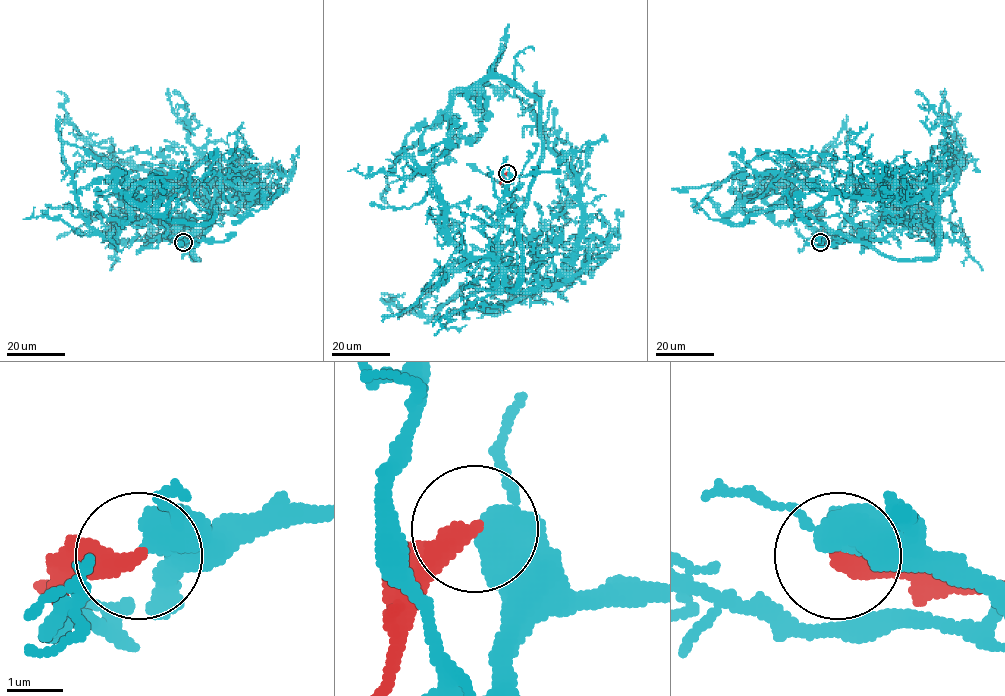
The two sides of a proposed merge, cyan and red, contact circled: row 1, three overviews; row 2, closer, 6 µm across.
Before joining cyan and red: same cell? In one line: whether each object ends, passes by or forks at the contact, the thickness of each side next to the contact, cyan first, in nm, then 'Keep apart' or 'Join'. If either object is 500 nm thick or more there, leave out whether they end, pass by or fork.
Thickness 550 nm (cyan) against 400 nm. Keep apart

